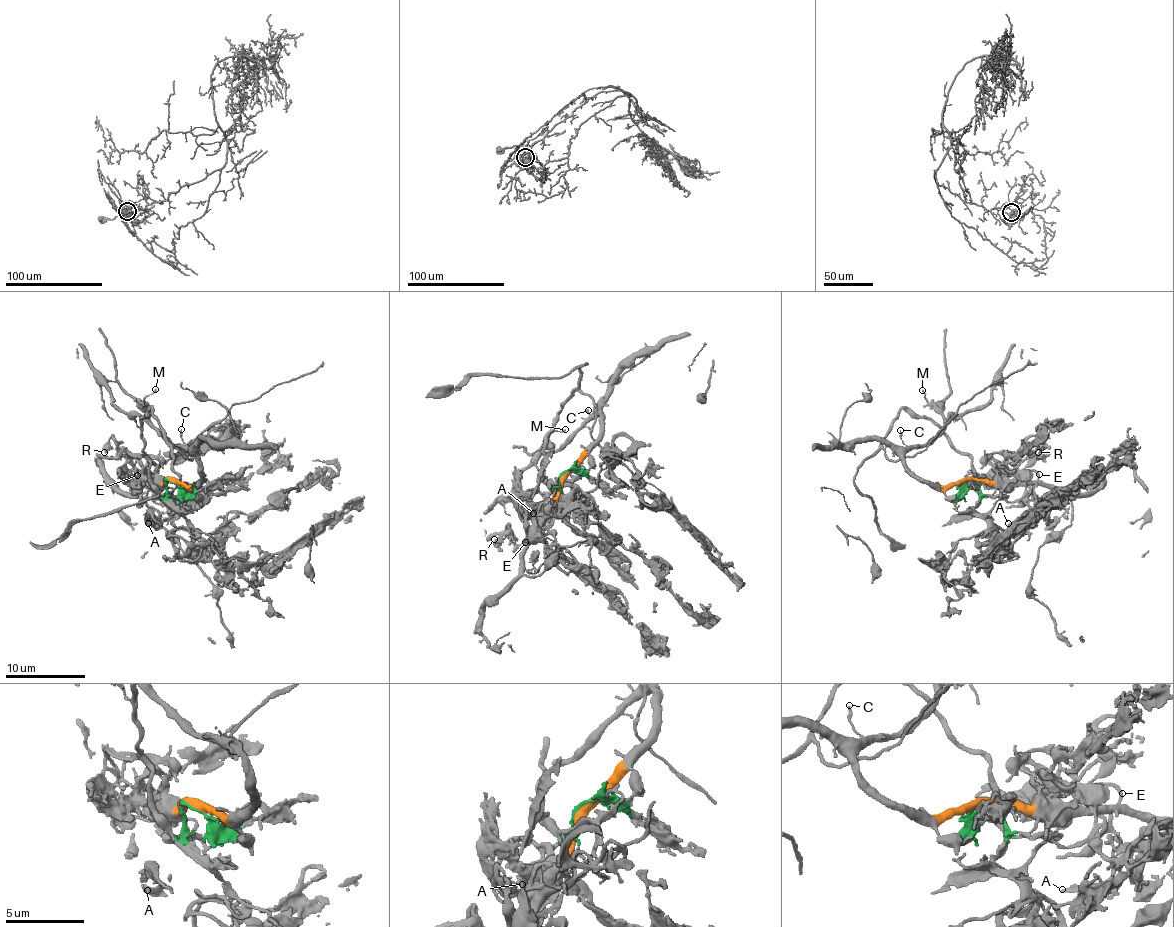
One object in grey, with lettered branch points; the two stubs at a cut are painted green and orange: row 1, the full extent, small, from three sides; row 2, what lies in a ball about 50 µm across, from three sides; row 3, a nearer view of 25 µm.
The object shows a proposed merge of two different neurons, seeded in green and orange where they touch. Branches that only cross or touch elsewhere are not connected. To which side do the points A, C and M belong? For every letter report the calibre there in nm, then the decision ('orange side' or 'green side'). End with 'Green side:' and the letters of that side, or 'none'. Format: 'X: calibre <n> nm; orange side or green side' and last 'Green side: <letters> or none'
A: calibre 240 nm; green side
C: calibre 170 nm; orange side
M: calibre 120 nm; orange side
Green side: A

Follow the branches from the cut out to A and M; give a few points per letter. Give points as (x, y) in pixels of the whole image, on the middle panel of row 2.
A: (565, 473), (559, 479), (560, 509), (551, 531), (554, 538), (539, 534), (533, 512)
M: (565, 473), (592, 443), (599, 431), (601, 417), (588, 417), (559, 449), (552, 449), (550, 434), (565, 430)

